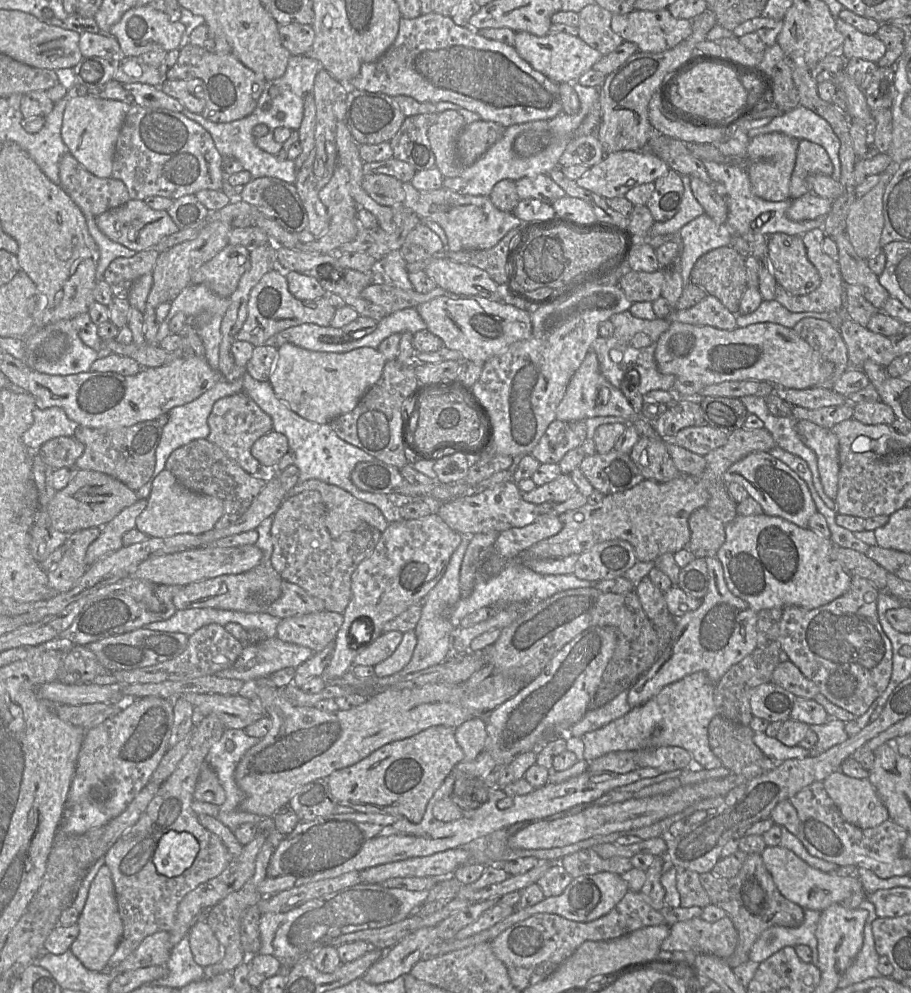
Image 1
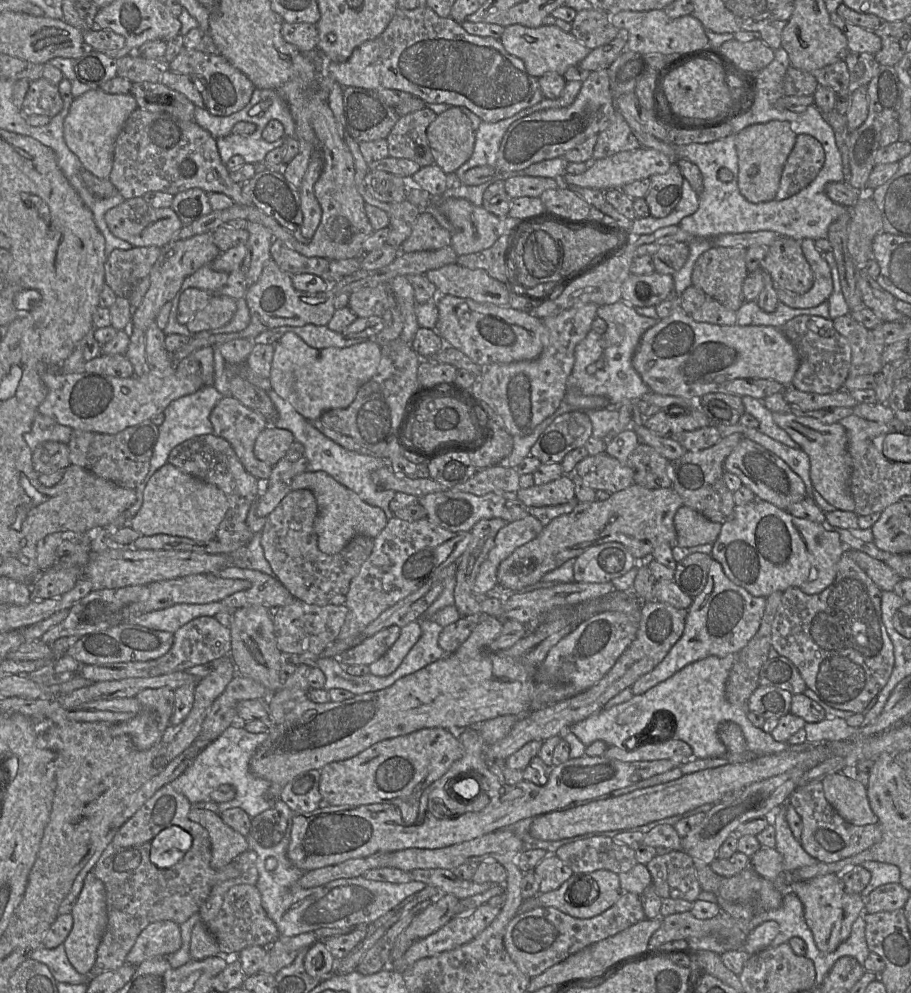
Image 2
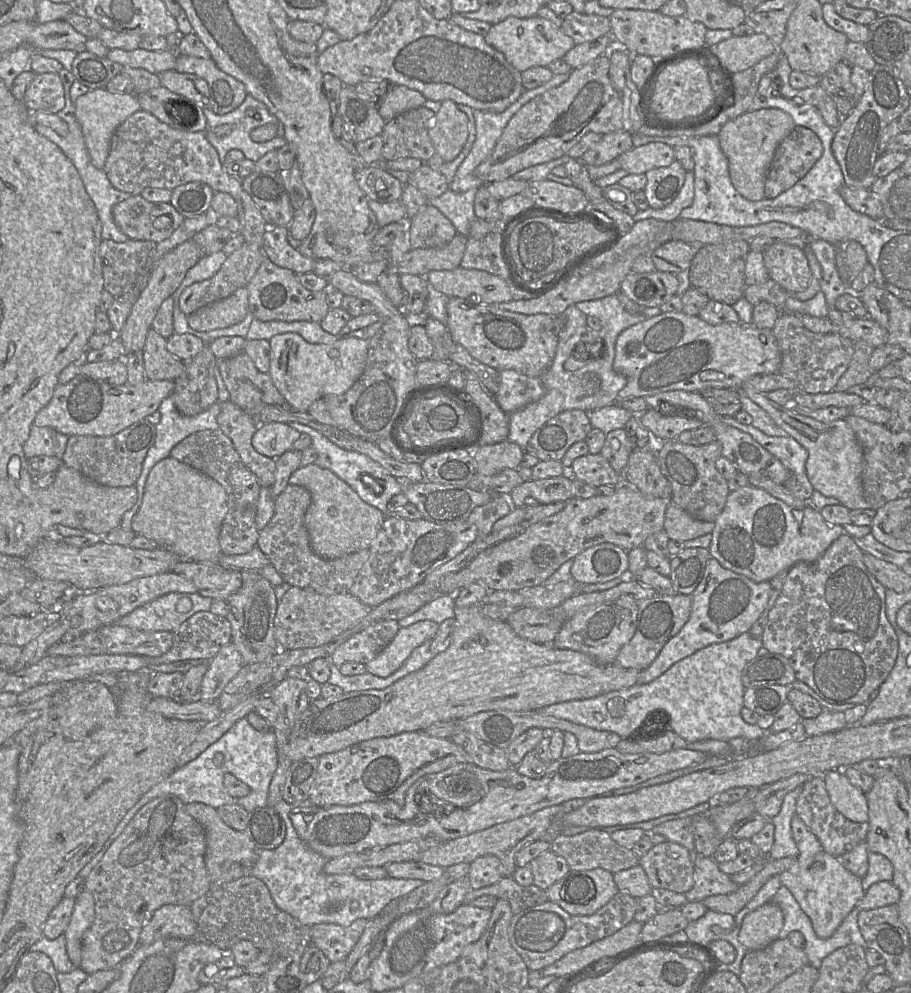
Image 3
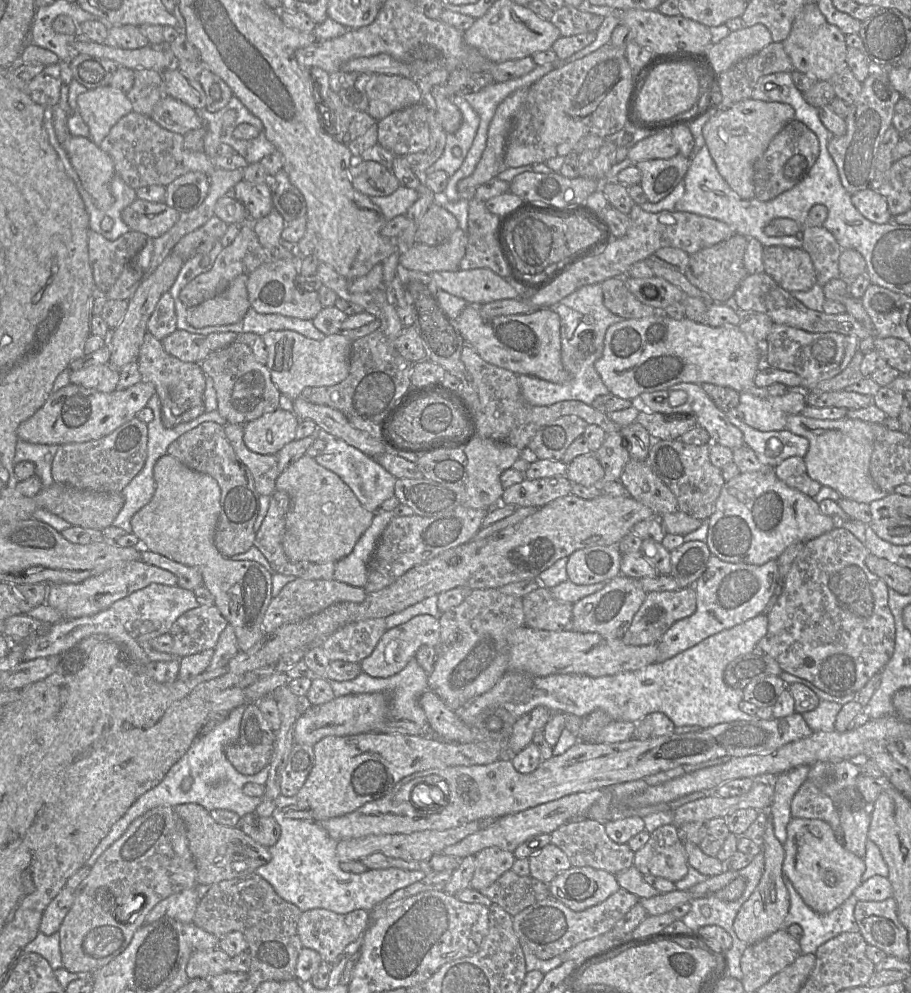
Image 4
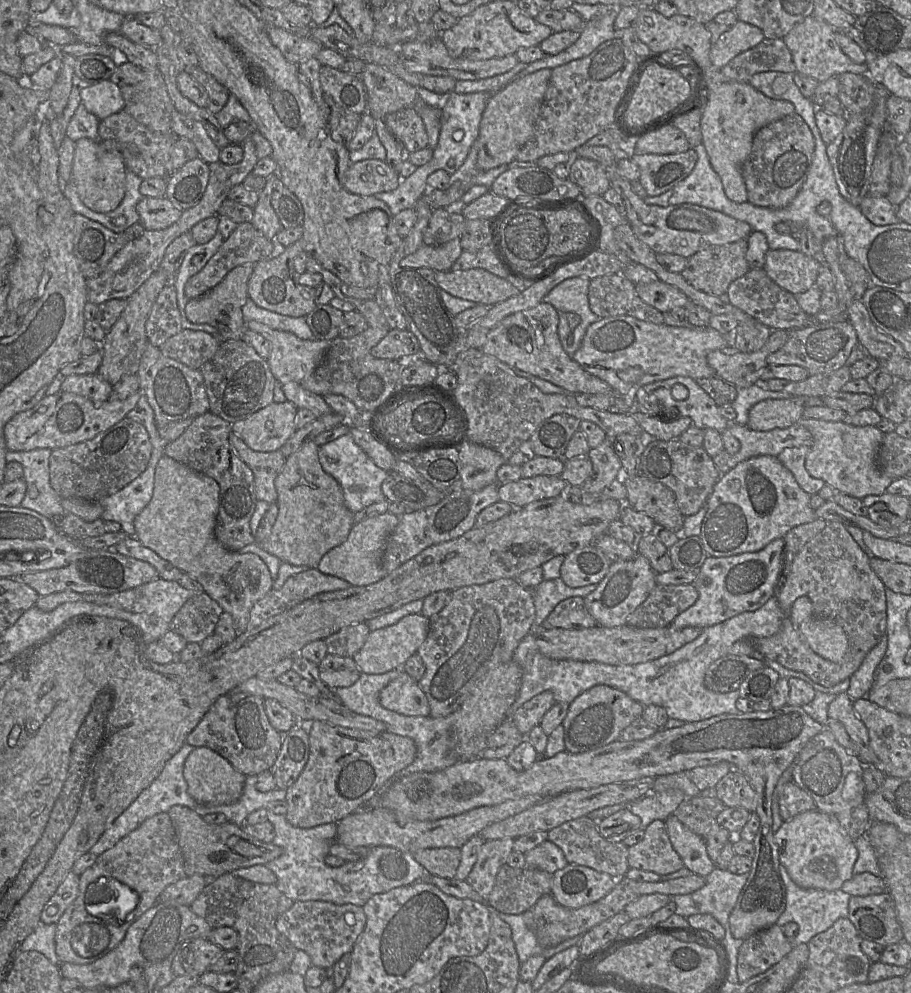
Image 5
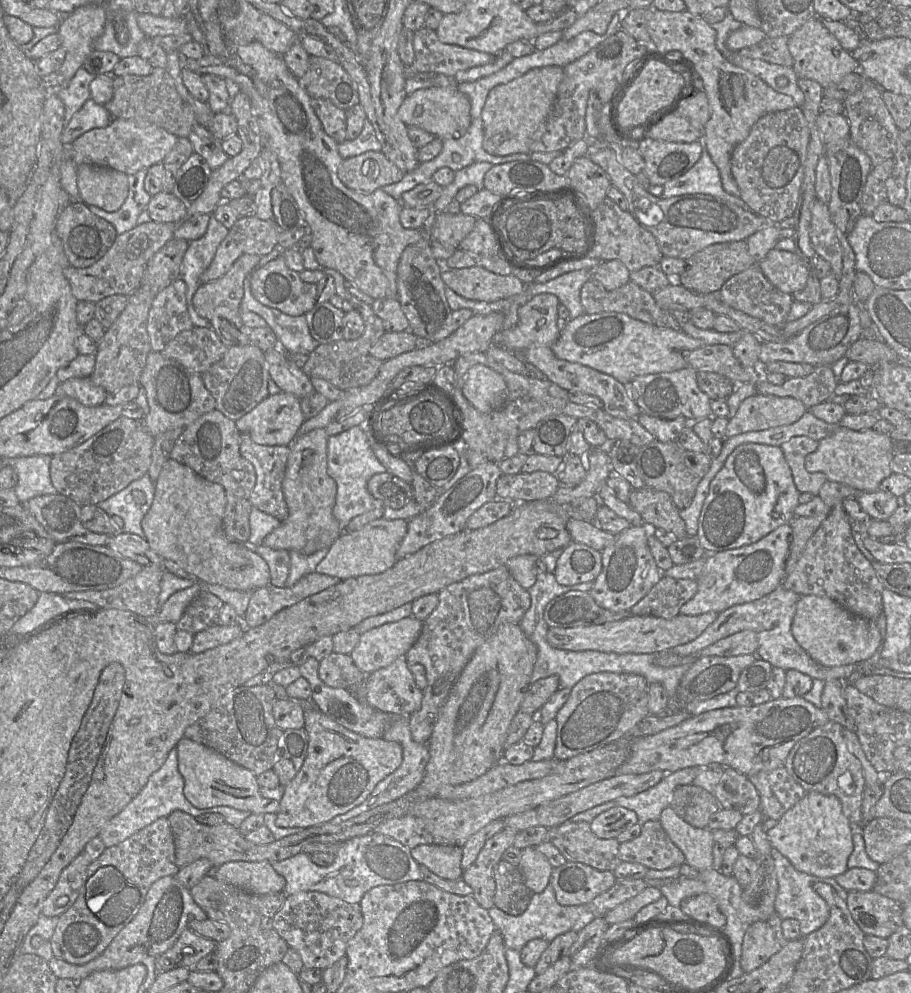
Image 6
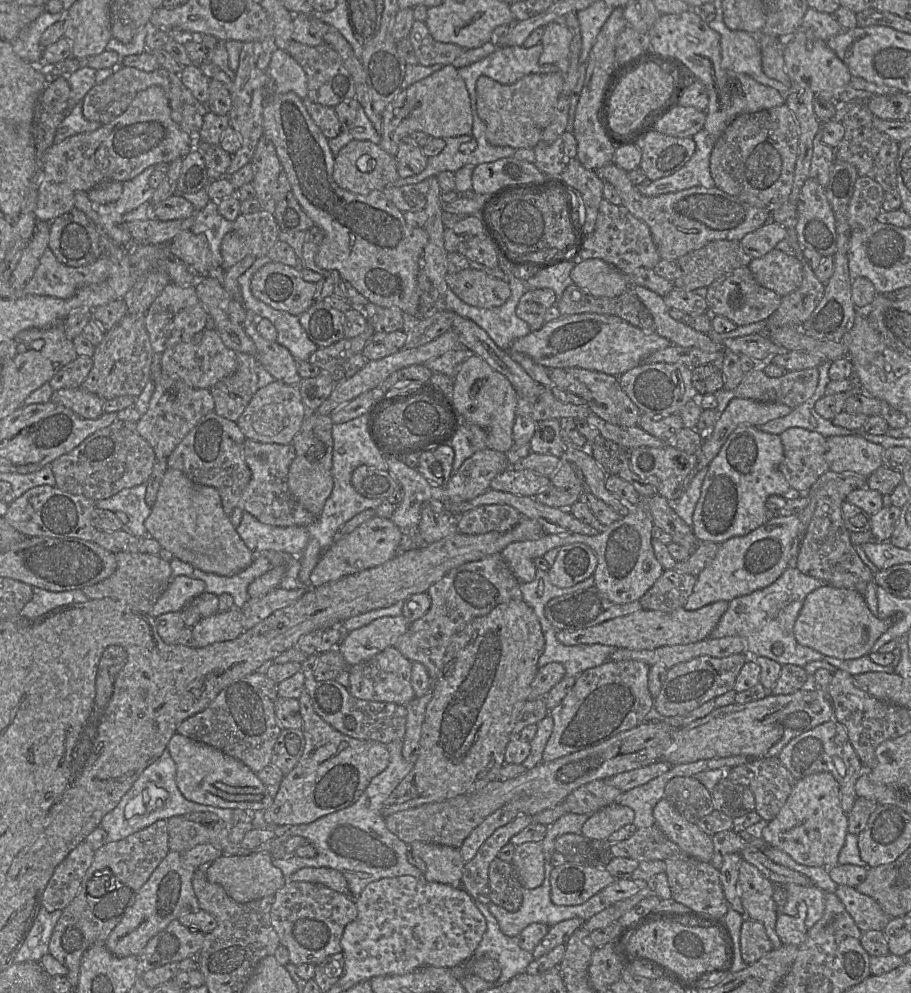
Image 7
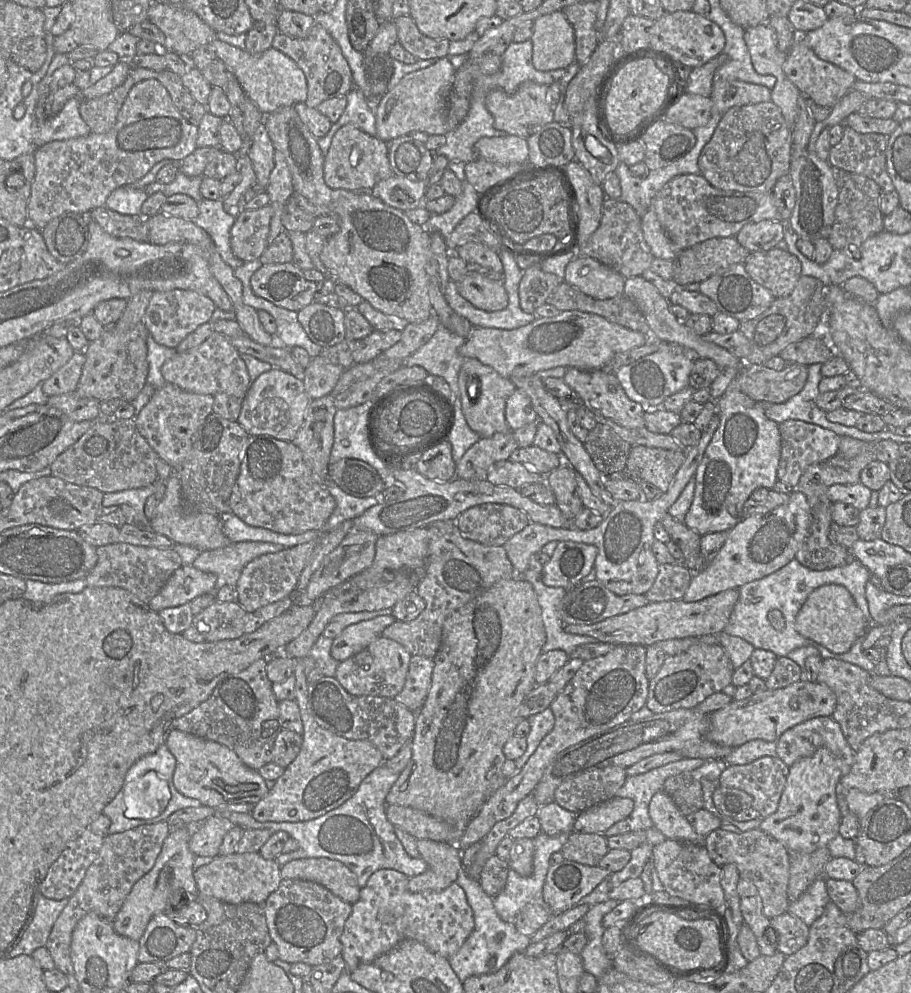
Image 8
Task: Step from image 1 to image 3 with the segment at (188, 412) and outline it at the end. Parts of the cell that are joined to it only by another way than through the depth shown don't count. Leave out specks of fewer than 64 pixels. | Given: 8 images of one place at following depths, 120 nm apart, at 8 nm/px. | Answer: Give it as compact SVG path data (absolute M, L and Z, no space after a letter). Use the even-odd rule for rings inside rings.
M168 396L162 400L157 410L160 413L161 418L160 418L160 422L157 425L155 425L155 428L156 428L155 442L153 446L148 450L145 456L145 459L142 465L141 474L134 485L137 490L137 499L135 504L123 514L121 523L119 525L121 529L125 531L132 530L131 521L142 503L146 479L149 475L150 470L153 468L153 466L159 461L161 461L162 459L170 457L170 452L172 448L175 445L177 445L179 442L181 442L183 439L188 437L189 435L202 430L219 429L217 417L220 413L220 404L221 403L219 402L215 402L208 409L206 409L205 411L195 416L185 416L178 412L172 396Z

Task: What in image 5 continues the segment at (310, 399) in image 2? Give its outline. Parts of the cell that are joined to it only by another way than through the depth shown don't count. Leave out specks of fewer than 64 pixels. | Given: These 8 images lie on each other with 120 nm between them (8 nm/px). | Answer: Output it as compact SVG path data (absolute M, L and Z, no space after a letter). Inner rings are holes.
M254 320L247 322L246 327L271 343L268 364L279 384L300 383L321 364L331 345L329 340L303 340Z

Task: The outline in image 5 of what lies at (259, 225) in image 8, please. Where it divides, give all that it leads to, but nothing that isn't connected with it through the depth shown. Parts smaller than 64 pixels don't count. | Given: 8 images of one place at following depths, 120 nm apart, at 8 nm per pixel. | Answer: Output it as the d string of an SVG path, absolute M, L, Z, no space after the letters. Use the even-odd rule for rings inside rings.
M251 222L237 225L231 235L224 240L218 251L206 263L204 268L189 278L185 286L185 294L189 299L197 298L218 285L235 267L244 264L256 264L262 260L270 260L273 241L266 238Z

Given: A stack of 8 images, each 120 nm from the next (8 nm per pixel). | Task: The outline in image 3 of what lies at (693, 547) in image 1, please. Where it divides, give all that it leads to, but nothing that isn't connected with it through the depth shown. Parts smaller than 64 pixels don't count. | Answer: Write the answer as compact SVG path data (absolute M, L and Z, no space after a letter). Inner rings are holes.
M670 503L665 512L663 528L671 540L685 542L712 534L714 522L695 519L682 508Z

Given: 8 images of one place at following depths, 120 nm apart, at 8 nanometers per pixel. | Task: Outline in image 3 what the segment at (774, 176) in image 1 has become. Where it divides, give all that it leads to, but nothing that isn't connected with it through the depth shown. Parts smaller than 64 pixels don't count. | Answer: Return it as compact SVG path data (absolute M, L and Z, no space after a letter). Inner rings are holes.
M778 108L747 111L728 121L717 137L728 159L729 175L734 188L750 201L765 199L765 181L775 151L782 140L795 128L793 118Z

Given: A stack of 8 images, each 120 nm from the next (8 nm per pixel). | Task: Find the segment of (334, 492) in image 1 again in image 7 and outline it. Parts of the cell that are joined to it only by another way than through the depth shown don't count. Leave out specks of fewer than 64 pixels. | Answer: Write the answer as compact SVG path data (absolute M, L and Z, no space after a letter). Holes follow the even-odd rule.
M308 412L292 444L296 456L288 472L288 486L298 502L314 517L319 517L334 487L332 476L333 422L330 415Z

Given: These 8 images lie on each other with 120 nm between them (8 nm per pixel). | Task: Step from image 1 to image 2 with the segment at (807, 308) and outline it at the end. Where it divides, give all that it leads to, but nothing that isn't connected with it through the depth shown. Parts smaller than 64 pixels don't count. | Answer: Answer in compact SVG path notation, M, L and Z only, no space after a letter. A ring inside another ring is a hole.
M801 240L802 251L814 273L814 284L804 294L789 293L783 288L777 288L780 302L790 308L813 308L828 300L833 292L833 281L829 264L823 254L815 247L815 240Z

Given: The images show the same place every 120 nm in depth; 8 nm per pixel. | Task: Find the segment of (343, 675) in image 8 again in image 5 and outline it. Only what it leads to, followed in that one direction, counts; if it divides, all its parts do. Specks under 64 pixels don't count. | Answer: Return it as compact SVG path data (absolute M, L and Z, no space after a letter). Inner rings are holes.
M402 669L398 676L380 691L379 702L384 708L406 716L429 716L430 713L425 693L420 688L418 682Z

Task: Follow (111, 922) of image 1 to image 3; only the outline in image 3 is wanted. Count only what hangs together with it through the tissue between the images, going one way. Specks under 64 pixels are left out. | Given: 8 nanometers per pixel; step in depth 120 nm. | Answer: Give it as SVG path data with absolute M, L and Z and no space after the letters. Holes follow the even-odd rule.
M83 889L75 899L72 916L64 932L66 950L74 967L79 967L80 965L82 938L85 931L93 922L94 914L95 905L93 895Z

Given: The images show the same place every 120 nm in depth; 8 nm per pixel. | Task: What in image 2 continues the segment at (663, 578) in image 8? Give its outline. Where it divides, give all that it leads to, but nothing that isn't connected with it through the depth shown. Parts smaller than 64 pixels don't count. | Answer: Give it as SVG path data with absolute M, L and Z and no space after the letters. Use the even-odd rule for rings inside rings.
M660 601L643 602L634 640L601 680L573 697L521 715L507 736L494 744L486 745L485 758L506 760L526 743L533 740L544 741L552 736L561 735L575 723L602 710L610 699L624 689L631 688L640 677L653 670L665 658L684 632L687 613L686 609L678 609Z

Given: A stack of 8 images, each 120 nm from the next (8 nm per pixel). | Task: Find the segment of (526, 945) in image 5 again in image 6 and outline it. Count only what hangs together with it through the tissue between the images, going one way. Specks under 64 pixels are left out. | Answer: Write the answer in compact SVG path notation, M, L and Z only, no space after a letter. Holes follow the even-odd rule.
M550 882L543 892L532 895L527 909L521 915L512 916L506 914L495 906L488 909L488 913L495 925L495 929L501 933L506 948L518 952L532 939L541 938L550 943L557 936L565 932L579 932L596 918L588 910L586 904L573 906L560 905L555 898L554 889Z

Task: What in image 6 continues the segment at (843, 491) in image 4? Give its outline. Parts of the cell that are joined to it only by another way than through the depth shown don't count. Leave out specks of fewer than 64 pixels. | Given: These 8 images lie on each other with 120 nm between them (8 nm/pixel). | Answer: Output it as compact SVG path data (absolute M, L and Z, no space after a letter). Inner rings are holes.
M838 426L836 430L819 441L818 448L805 458L808 472L822 472L827 480L849 485L859 491L876 492L881 482L890 476L895 444L889 435L872 429L854 431Z

